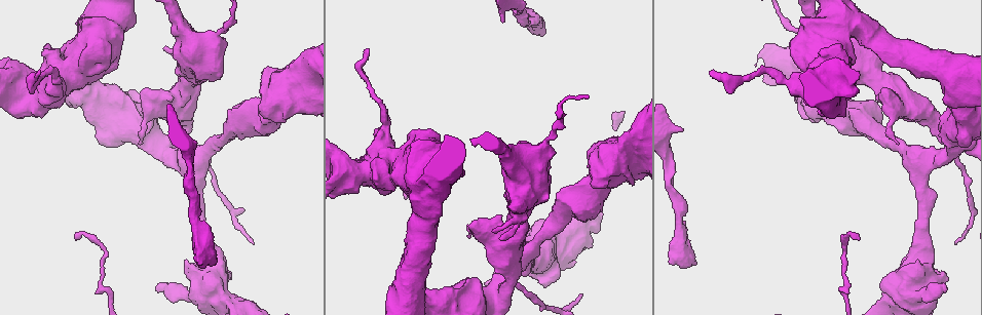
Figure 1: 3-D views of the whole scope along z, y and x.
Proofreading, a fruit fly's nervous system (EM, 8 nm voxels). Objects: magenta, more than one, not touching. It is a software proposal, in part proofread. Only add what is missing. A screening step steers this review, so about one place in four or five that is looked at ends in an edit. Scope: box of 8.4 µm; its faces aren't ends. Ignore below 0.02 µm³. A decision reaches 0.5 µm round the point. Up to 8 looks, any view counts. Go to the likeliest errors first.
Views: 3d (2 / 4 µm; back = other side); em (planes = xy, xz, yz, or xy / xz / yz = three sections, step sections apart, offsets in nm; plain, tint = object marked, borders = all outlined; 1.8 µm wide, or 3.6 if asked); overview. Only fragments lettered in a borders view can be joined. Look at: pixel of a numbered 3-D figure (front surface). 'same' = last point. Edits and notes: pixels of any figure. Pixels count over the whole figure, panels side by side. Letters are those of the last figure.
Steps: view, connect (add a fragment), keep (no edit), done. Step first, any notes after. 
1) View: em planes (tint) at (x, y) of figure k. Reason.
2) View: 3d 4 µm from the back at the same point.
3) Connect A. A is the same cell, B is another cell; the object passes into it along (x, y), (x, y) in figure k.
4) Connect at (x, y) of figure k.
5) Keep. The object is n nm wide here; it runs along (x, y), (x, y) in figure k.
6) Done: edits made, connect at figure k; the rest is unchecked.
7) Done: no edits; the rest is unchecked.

View: em xy step 4 (tint) at (199, 232) of figure 1. Sudden change in width.

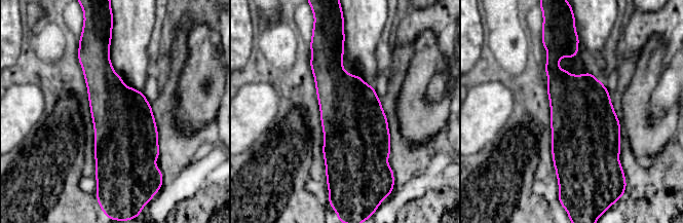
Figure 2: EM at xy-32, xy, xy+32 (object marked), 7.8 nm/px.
View: em planes (borders) at the same point. Cut it another way.

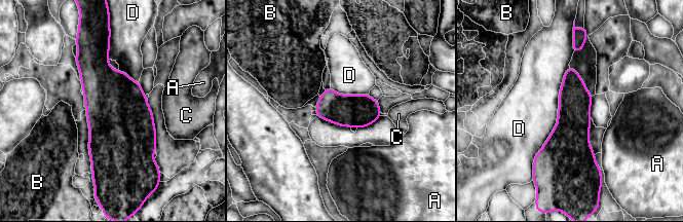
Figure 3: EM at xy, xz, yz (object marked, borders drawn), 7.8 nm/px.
Keep. The object is 260 nm wide here; A, B, C and D are other cells; no lettered fragment goes on from it.

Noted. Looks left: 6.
View: em planes (borders) at (502, 20) of figure 1. An open end.

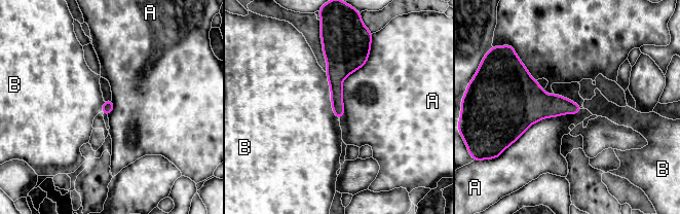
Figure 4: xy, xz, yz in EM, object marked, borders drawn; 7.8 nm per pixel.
Keep. A and B are other cells; no lettered fragment goes on from it.

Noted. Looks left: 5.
View: em 3.6 µm yz step 8 (tint) at (99, 66) of figure 1.

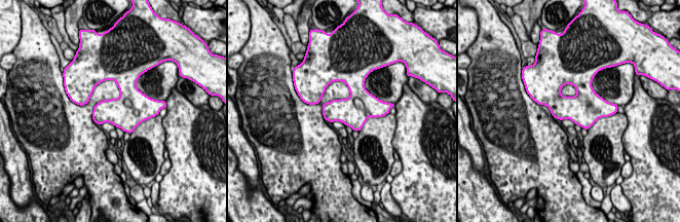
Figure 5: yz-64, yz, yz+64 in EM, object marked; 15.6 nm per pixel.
View: em 3.6 µm yz step 8 (borders) at the same point.

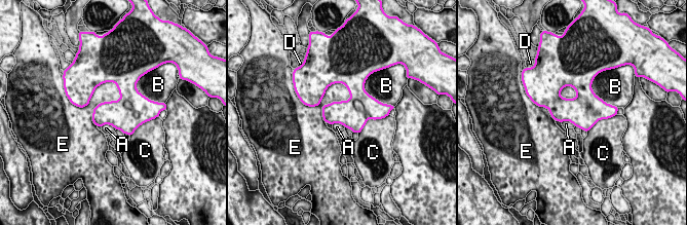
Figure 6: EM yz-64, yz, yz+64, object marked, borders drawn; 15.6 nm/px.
Keep. The object is 440 nm wide here; A, B, C, D and E are other cells; a border runs along (102, 125), (109, 124), (116, 128) in figure 6; none of them fits.

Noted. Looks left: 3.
Done: no edits; the rest is unchecked.

